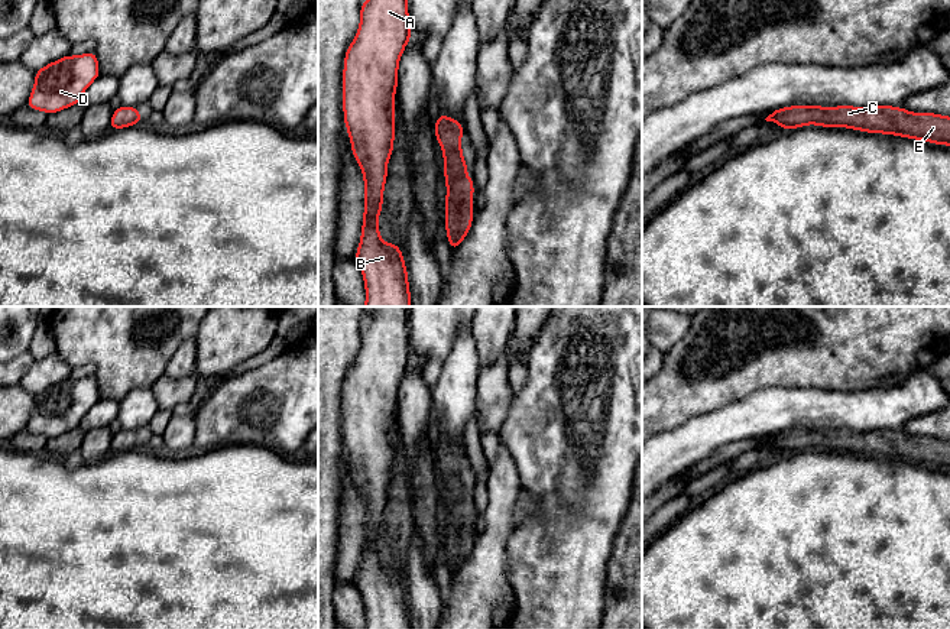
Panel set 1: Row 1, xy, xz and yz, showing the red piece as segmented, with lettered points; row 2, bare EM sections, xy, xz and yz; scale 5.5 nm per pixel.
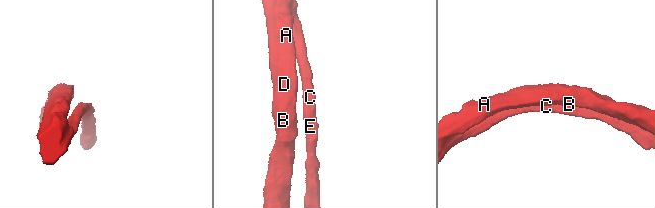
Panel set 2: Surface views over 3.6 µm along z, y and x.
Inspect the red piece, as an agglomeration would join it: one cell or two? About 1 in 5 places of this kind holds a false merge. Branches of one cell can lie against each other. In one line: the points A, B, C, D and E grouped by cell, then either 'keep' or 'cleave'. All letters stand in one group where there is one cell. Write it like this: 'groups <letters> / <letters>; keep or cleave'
groups A B C D E; keep

